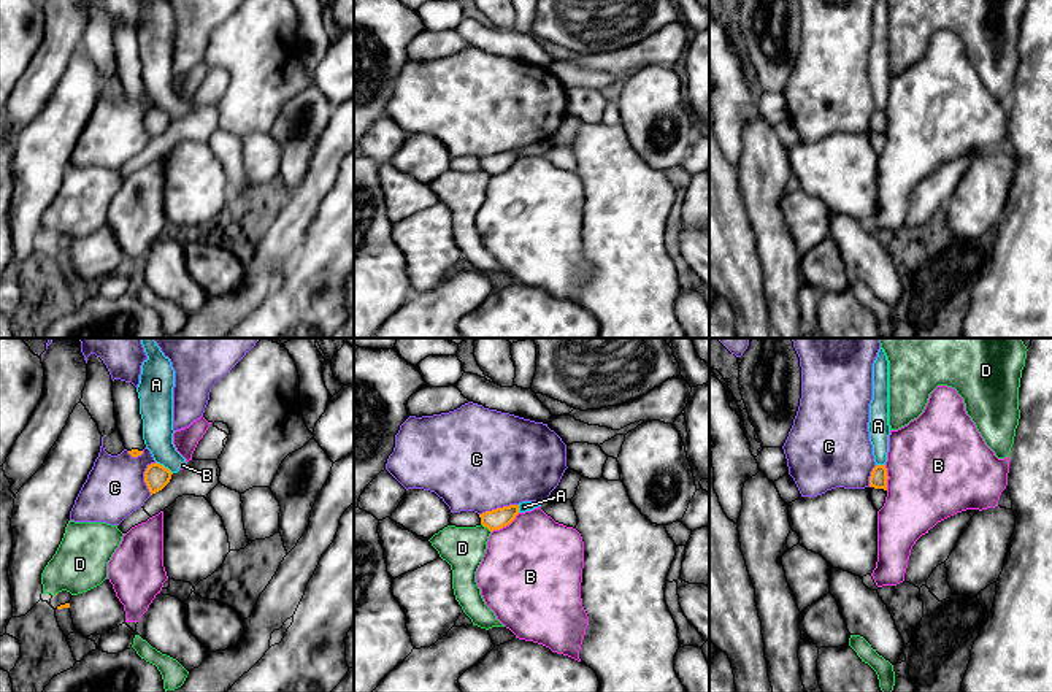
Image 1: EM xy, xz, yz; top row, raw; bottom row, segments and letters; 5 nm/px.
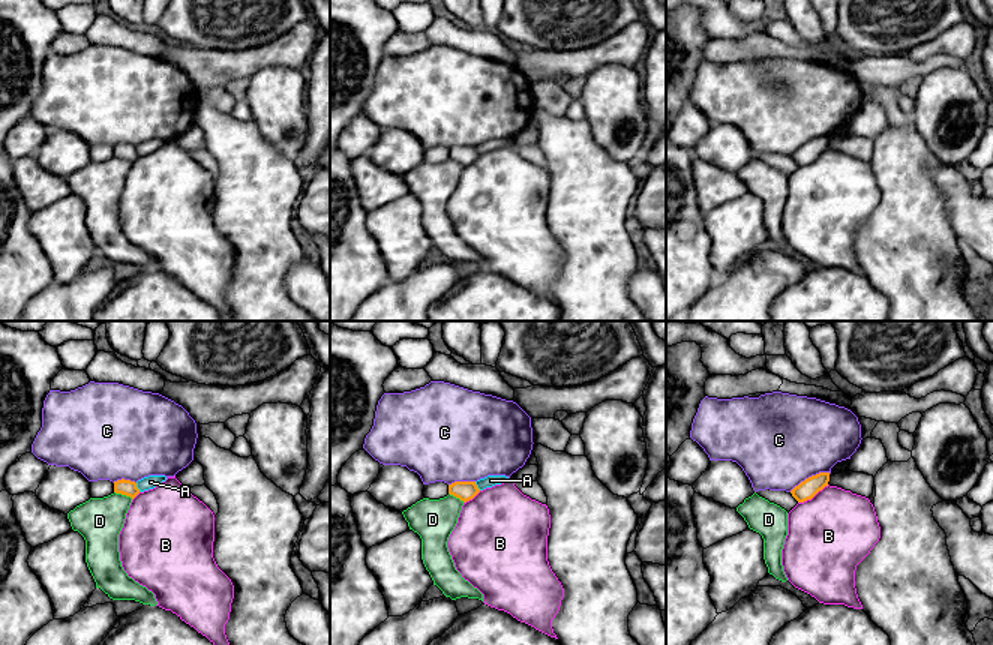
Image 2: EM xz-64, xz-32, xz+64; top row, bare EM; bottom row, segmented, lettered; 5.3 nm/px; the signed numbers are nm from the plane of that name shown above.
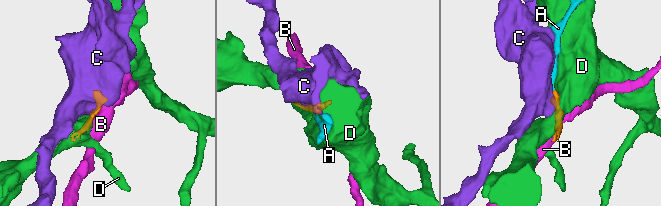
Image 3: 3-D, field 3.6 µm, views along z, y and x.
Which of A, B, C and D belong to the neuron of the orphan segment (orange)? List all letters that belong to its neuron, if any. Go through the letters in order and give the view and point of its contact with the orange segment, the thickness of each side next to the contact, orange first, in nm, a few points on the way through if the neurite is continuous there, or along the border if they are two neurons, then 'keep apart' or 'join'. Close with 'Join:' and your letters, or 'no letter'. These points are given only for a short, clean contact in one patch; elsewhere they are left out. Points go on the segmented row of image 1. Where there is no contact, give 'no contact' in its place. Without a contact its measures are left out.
A: contact xy (162, 465); calibres 130 and 160 nm; border xy (156, 461), (172, 473); keep apart
B: contact xz (505, 526); calibres 110 and 500 nm; keep apart
C: contact xz (499, 508); calibres 110 and 500 nm; border xz (518, 503), (486, 510), (479, 515); keep apart
D: contact xz (486, 526); calibres 110 and 220 nm; keep apart
Join: no letter

